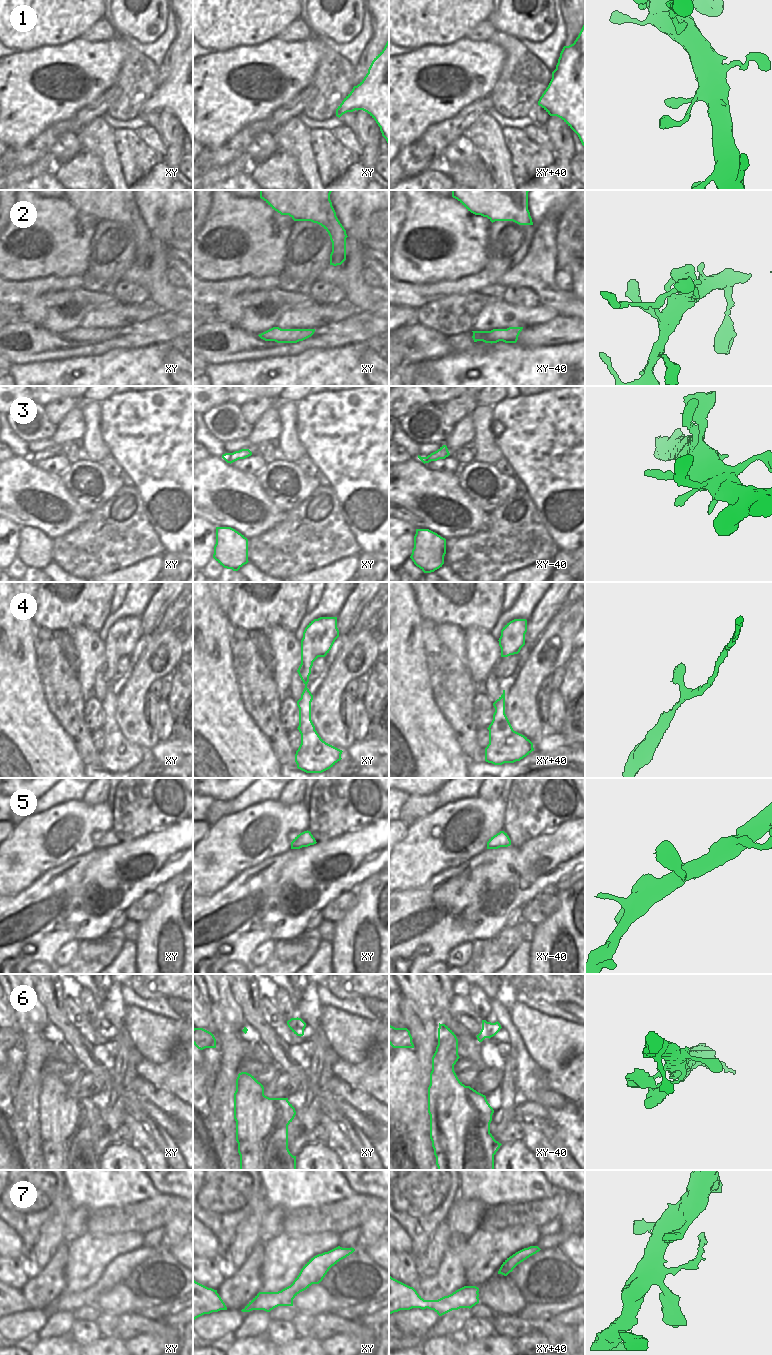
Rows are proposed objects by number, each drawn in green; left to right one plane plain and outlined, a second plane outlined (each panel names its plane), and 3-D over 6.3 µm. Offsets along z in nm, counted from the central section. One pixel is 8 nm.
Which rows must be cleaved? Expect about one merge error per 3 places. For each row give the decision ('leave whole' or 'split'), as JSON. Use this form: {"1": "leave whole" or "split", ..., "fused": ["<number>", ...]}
{"1": "leave whole", "2": "leave whole", "3": "leave whole", "4": "leave whole", "5": "leave whole", "6": "leave whole", "7": "split", "fused": ["7"]}

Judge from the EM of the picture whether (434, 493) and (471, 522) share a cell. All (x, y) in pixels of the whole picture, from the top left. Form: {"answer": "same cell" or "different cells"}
{"answer": "same cell"}

